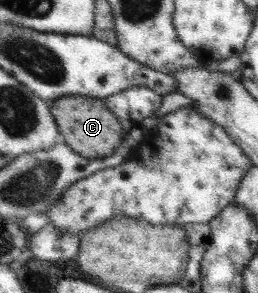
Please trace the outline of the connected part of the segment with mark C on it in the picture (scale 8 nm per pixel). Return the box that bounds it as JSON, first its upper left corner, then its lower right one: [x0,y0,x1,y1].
[49,96,127,157]

